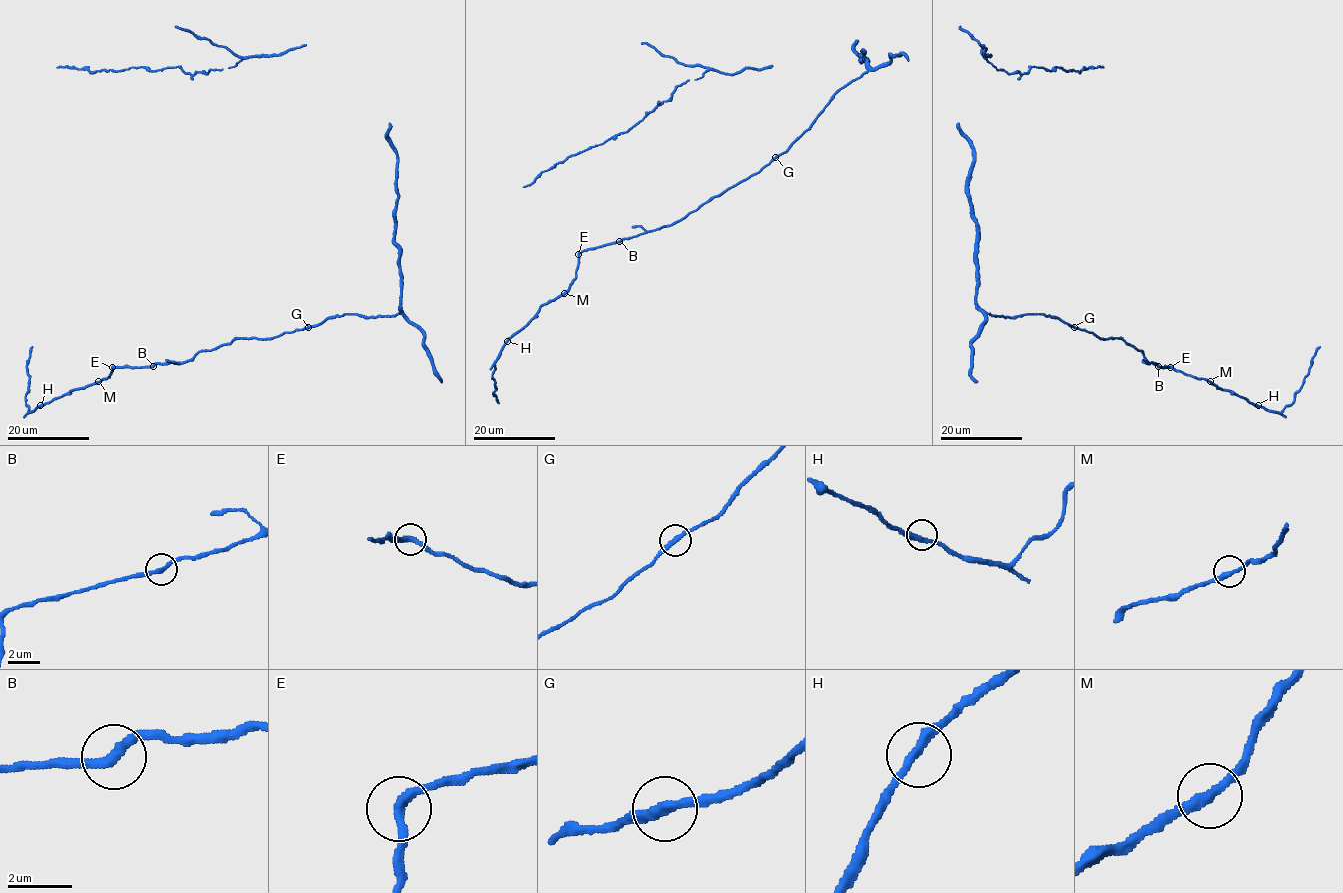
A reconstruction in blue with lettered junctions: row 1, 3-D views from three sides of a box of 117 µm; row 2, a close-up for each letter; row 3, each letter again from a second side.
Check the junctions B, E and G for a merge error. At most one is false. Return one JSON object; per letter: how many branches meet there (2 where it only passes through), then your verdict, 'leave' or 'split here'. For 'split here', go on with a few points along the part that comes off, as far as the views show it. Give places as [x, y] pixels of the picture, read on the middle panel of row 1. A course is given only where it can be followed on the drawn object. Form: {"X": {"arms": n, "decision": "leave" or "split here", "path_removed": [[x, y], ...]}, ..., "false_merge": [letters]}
{"B": {"arms": 2, "decision": "leave"}, "E": {"arms": 2, "decision": "leave"}, "G": {"arms": 2, "decision": "leave"}, "false_merge": []}

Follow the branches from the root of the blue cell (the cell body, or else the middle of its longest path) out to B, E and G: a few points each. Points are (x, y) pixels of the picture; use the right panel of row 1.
B: (981, 308), (1003, 317), (1057, 317), (1097, 337), (1121, 338), (1158, 366)
E: (981, 308), (1003, 317), (1057, 317), (1097, 337), (1121, 338), (1141, 350), (1148, 363), (1170, 367)
G: (981, 308), (1003, 317), (1043, 314), (1057, 317), (1074, 327)

